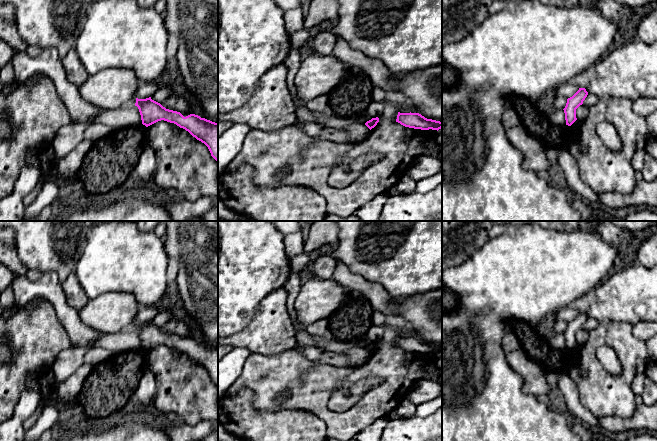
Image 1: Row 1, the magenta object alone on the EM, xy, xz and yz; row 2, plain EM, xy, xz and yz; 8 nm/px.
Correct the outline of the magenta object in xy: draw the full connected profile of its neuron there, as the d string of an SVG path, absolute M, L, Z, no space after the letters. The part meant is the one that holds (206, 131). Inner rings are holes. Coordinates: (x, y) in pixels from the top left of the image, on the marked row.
M151 97L136 98L135 106L139 109L143 125L148 127L161 120L174 123L204 143L211 156L218 162L218 123L195 114L184 117L180 112L166 109L160 103L152 100Z

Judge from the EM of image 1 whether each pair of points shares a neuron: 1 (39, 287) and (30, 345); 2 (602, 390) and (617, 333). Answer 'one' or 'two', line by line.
1: two
2: one

